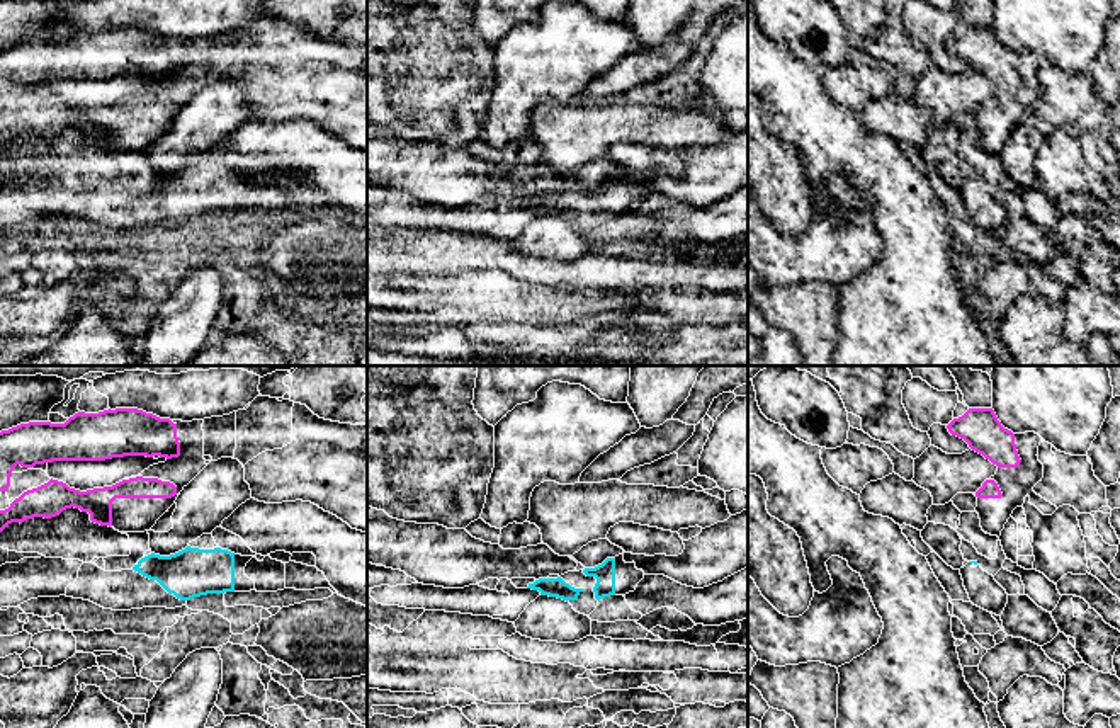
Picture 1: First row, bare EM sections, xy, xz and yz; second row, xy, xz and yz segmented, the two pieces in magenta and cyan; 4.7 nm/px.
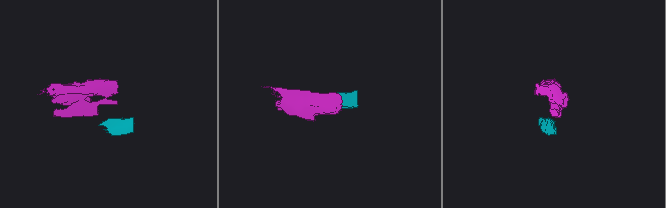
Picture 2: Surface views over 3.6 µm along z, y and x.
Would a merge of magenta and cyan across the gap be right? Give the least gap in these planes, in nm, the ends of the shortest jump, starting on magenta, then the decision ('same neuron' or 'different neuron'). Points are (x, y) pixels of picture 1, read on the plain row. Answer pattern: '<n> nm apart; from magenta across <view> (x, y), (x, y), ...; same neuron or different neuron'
220 nm apart; from magenta across xy (109, 145), (141, 177); different neuron

